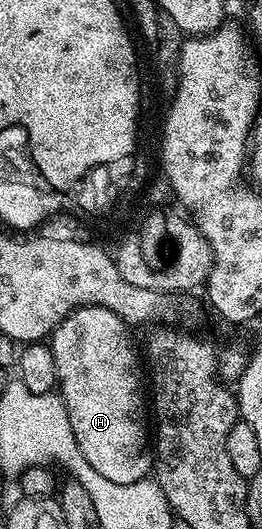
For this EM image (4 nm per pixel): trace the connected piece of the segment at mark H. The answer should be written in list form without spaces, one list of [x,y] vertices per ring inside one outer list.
[[[81,307],[77,311],[72,311],[70,315],[63,320],[62,323],[53,330],[51,336],[51,346],[53,356],[55,357],[55,369],[57,370],[57,387],[61,399],[65,403],[67,409],[67,417],[71,421],[71,429],[75,433],[75,441],[79,445],[79,453],[83,453],[83,457],[87,457],[87,461],[91,465],[91,469],[95,469],[95,473],[99,473],[102,477],[107,477],[107,481],[115,481],[115,485],[131,485],[138,483],[141,479],[150,478],[151,475],[151,455],[145,450],[151,447],[151,431],[145,428],[145,415],[147,419],[147,403],[141,400],[141,371],[143,375],[143,363],[137,360],[137,351],[133,348],[133,339],[129,336],[130,328],[115,313],[111,313],[111,309],[103,309],[102,307]]]

